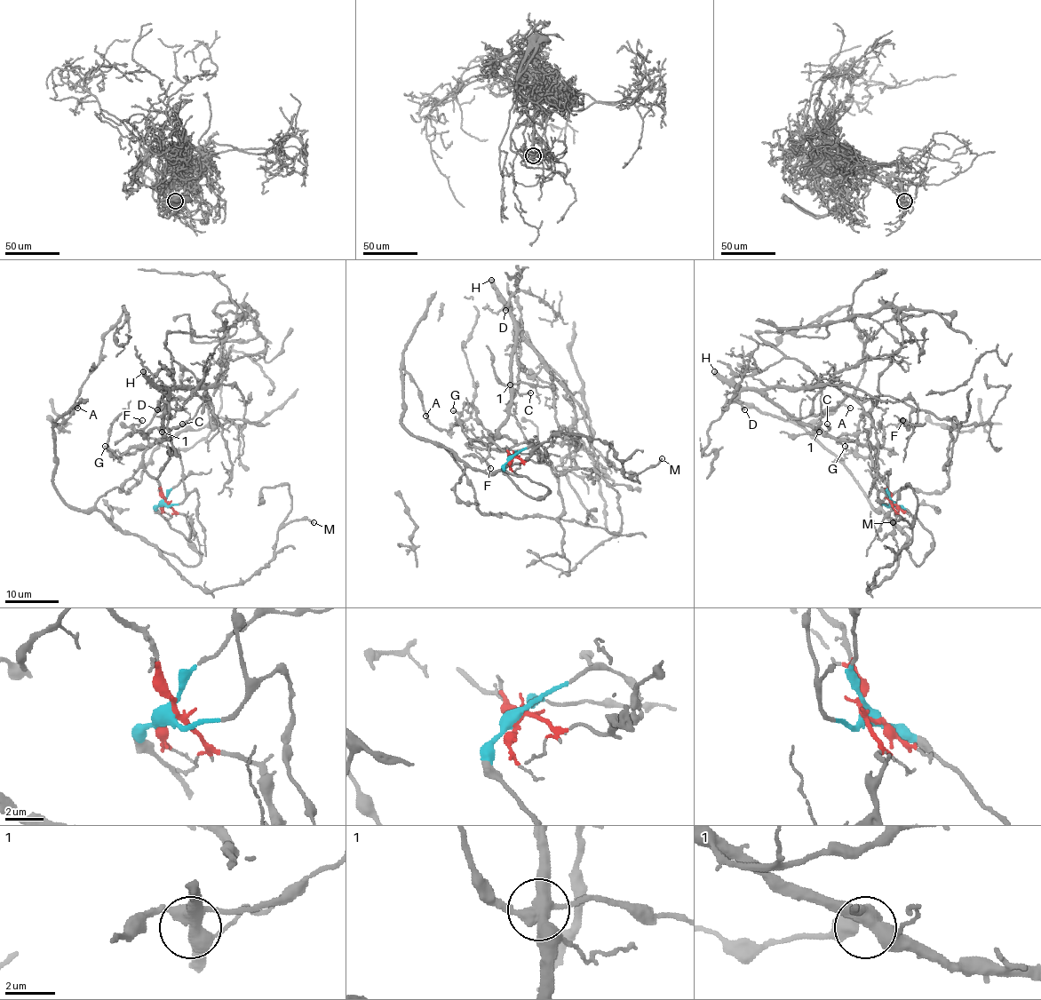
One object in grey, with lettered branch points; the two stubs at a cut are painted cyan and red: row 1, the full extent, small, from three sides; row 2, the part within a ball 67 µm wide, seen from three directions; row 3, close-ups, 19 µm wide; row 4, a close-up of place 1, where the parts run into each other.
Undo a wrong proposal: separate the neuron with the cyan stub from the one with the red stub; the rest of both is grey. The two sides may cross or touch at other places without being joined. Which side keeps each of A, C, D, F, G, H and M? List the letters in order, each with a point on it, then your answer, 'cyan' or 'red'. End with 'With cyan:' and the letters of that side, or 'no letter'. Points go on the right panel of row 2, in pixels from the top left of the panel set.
A: (850, 408) | cyan
C: (827, 424) | red
D: (744, 409) | red
F: (902, 420) | cyan
G: (845, 446) | red
H: (714, 371) | red
M: (893, 522) | cyan
With cyan: A, F, M

